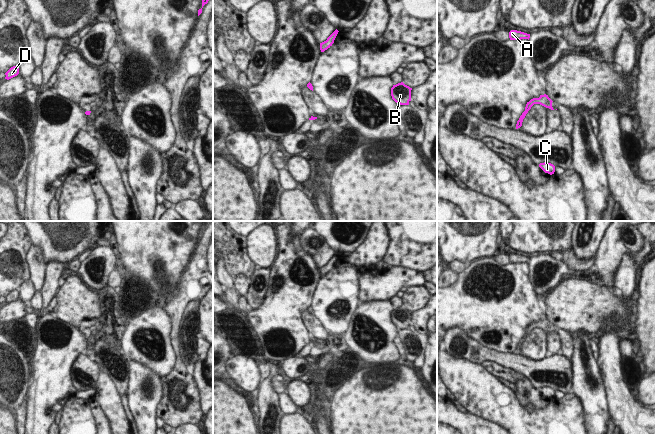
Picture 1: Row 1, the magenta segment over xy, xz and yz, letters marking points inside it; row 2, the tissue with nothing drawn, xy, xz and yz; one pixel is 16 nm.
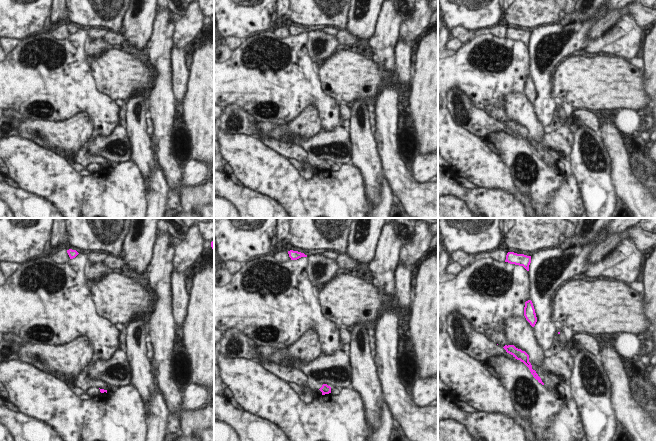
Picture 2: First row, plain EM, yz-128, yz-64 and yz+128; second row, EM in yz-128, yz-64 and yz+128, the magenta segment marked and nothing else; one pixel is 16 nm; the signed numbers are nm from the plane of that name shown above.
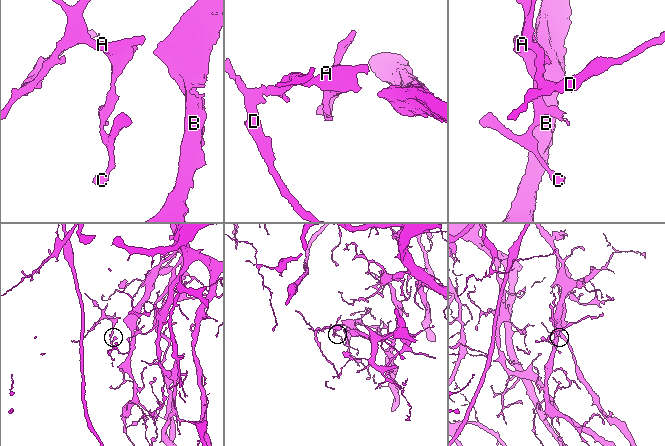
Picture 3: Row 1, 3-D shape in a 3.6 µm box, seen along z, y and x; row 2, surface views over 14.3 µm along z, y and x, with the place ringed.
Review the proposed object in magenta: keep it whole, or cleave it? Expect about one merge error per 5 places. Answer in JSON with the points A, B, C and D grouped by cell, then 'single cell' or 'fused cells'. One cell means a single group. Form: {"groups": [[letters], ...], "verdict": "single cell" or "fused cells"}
{"groups": [["A", "B", "C", "D"]], "verdict": "single cell"}

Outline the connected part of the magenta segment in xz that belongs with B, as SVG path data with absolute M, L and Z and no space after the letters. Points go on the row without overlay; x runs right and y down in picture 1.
M403 306L393 309L391 312L392 323L400 329L409 329L411 325L411 314L409 310Z

